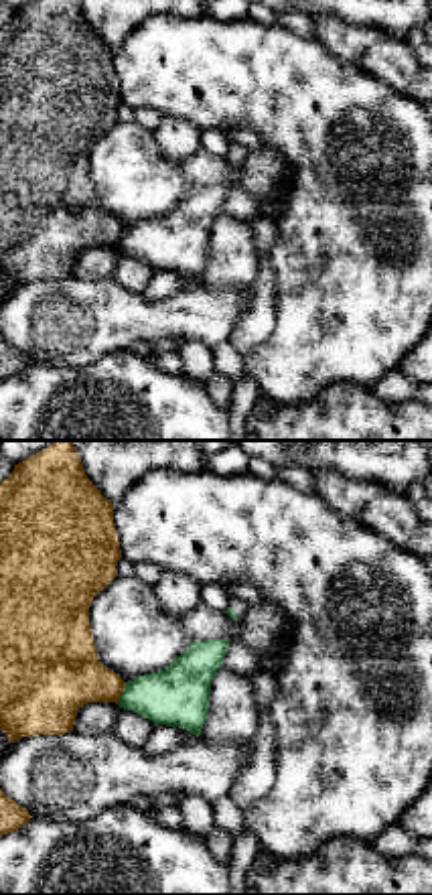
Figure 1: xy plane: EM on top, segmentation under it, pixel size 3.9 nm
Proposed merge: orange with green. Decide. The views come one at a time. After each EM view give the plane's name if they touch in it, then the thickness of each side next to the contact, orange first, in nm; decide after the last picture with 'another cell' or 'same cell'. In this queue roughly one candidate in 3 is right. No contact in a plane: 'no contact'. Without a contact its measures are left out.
contact in xy; calibres 300 and 240 nm

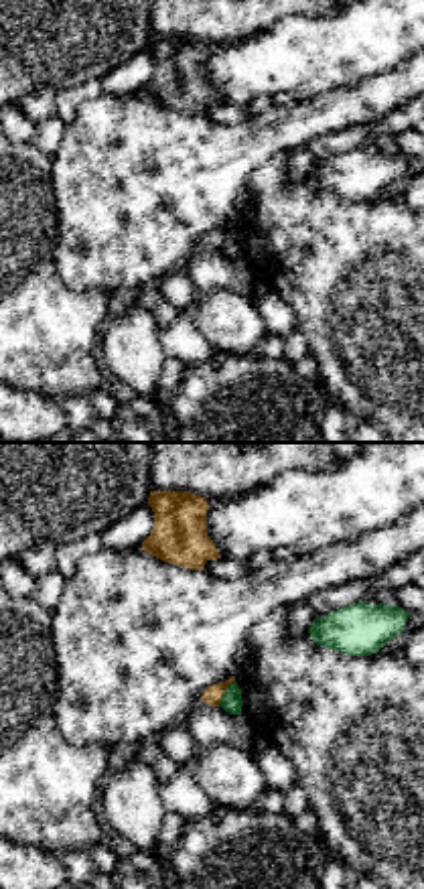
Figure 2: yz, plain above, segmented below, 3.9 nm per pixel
contact in yz; calibres 70 and 90 nm

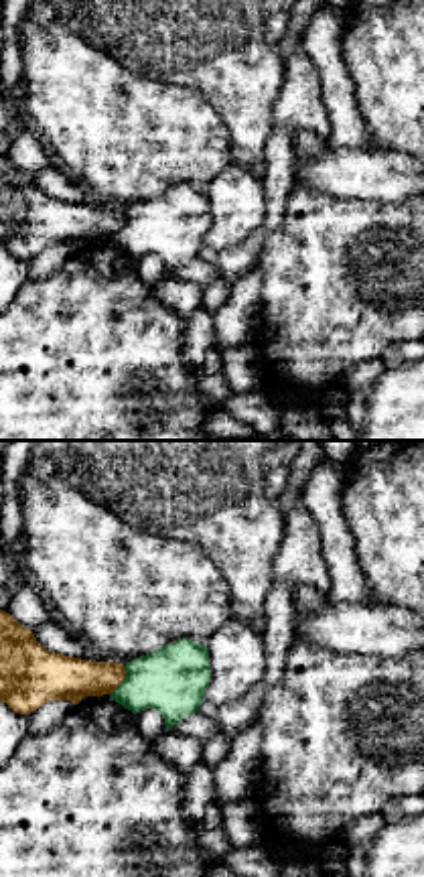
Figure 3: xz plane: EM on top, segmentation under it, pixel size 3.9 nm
contact in xz; calibres 180 and 260 nm

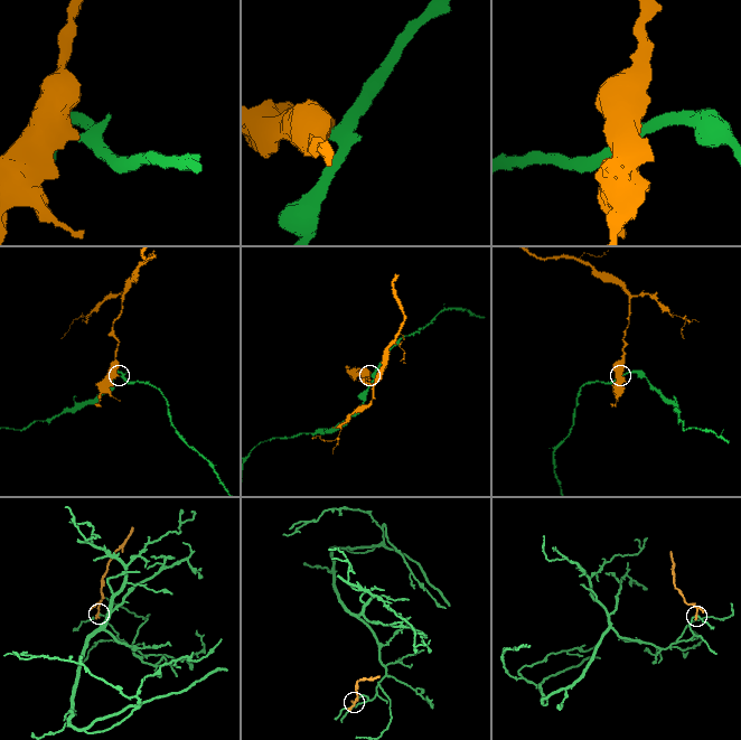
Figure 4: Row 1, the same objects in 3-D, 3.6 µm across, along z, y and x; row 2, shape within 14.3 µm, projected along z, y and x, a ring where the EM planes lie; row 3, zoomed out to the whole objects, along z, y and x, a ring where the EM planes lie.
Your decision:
another cell

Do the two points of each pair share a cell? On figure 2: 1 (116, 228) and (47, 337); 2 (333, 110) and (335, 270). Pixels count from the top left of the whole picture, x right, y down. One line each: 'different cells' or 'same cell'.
1: different cells
2: different cells

